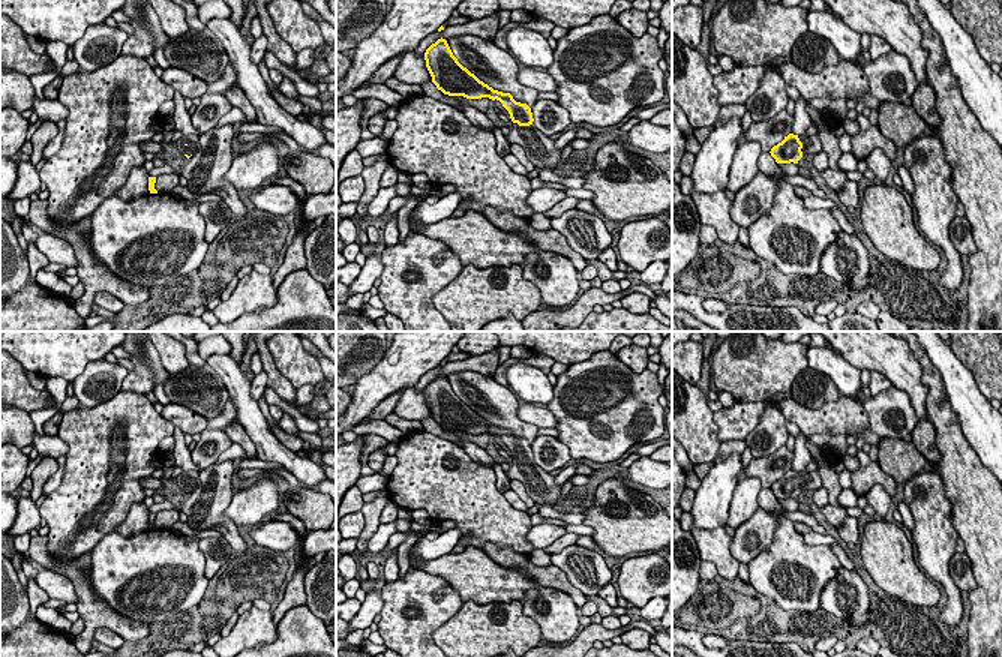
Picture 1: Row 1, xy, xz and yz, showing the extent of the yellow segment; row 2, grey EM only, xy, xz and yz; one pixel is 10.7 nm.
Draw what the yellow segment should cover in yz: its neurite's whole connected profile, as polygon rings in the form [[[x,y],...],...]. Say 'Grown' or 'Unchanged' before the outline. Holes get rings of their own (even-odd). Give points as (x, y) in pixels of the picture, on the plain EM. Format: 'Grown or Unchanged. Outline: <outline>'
Grown. Outline: [[[789,470],[782,478],[771,484],[771,492],[777,500],[798,500],[804,490],[816,490],[822,488],[820,474],[816,471],[801,474]]]

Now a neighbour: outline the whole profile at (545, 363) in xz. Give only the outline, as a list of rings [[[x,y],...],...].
[[[534,352],[530,358],[512,358],[508,357],[502,364],[496,368],[495,375],[492,376],[498,384],[508,387],[508,382],[506,380],[506,370],[514,364],[514,363],[525,363],[528,366],[538,368],[546,375],[550,372],[552,366],[555,364],[555,360],[542,354]]]

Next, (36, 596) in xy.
[[[33,578],[28,579],[27,584],[27,596],[30,600],[30,618],[36,618],[38,608],[48,602],[48,594],[36,584]]]

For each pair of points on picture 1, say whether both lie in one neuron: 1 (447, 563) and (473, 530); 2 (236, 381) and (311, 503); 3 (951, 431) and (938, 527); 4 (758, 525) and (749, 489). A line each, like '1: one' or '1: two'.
1: two
2: two
3: two
4: two

